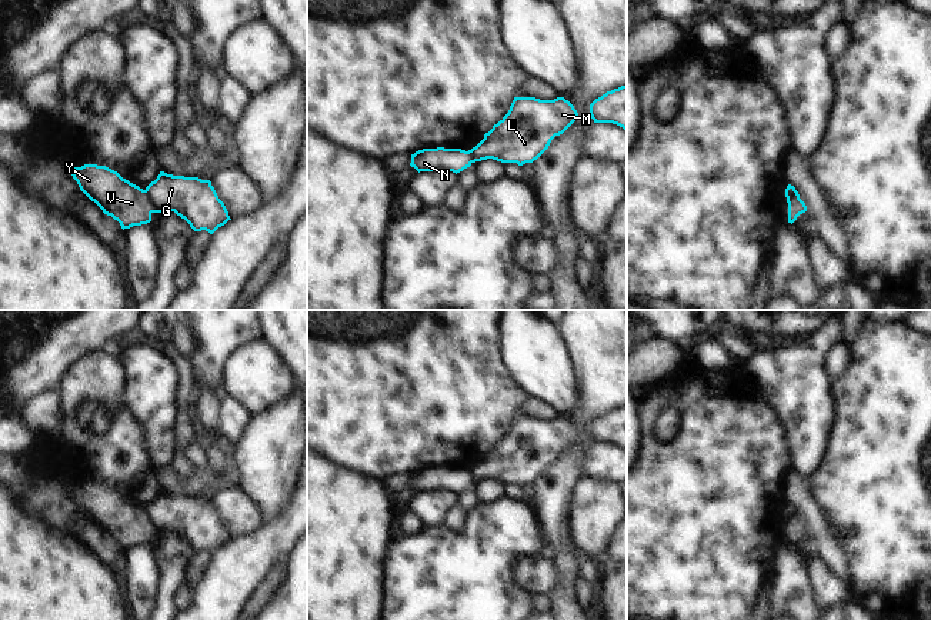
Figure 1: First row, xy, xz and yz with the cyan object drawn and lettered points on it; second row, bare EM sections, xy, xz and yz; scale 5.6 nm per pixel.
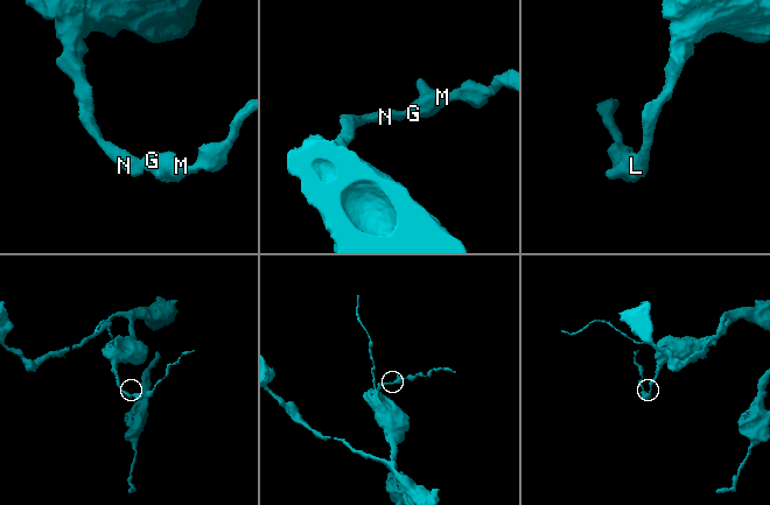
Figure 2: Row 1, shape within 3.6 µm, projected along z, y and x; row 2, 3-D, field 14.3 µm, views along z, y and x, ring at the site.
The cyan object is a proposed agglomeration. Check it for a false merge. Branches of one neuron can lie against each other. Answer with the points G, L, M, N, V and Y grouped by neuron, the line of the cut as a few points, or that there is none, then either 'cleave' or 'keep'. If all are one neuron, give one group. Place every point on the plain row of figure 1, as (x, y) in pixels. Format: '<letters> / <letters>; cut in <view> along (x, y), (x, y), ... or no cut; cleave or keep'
G L M / N V Y; cut in xy along (144, 510), (153, 532); cleave

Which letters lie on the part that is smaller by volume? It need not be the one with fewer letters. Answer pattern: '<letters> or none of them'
G, L, M

